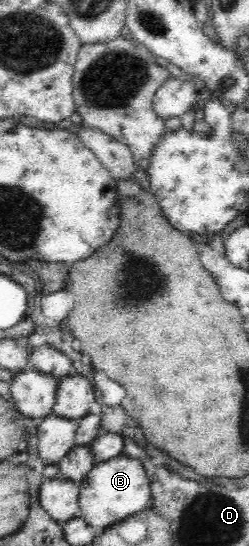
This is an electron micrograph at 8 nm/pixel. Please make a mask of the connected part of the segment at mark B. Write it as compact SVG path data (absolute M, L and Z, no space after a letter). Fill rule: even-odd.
M124 453L97 463L79 485L79 514L91 527L107 529L137 512L144 511L151 502L150 482L142 463Z

